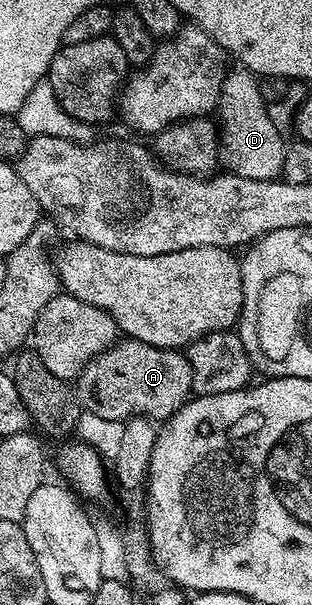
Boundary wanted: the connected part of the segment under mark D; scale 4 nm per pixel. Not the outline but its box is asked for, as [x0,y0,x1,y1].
[219,67,286,181]

